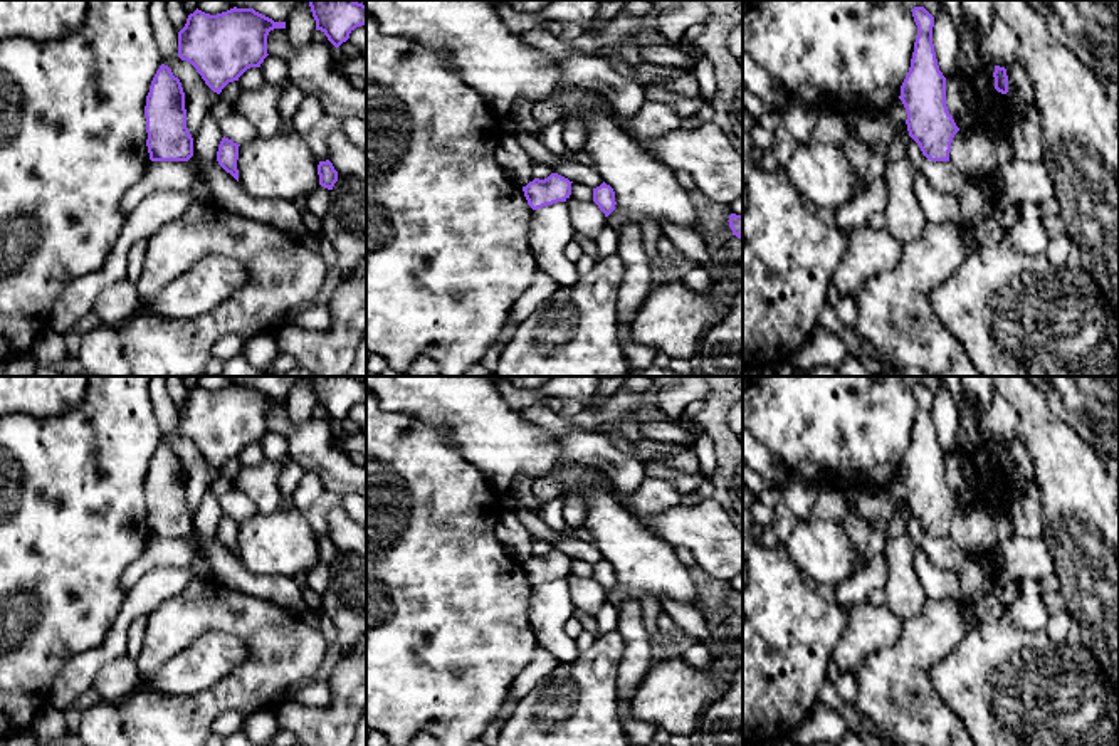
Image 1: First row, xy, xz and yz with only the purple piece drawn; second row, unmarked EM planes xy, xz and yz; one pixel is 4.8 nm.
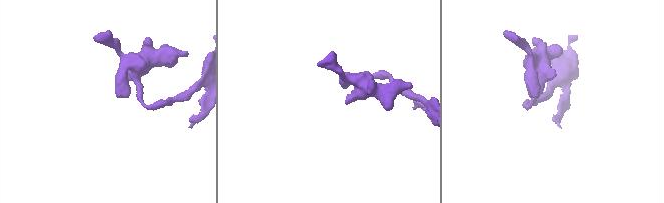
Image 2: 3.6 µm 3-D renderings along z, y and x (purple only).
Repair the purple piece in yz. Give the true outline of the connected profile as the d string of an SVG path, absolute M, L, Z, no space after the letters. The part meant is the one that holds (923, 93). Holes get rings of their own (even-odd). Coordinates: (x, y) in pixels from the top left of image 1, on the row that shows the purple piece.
M924 7L911 12L917 37L899 99L907 113L909 136L922 155L931 161L949 161L951 143L959 128L946 106L946 77L939 71L932 44L934 17Z

